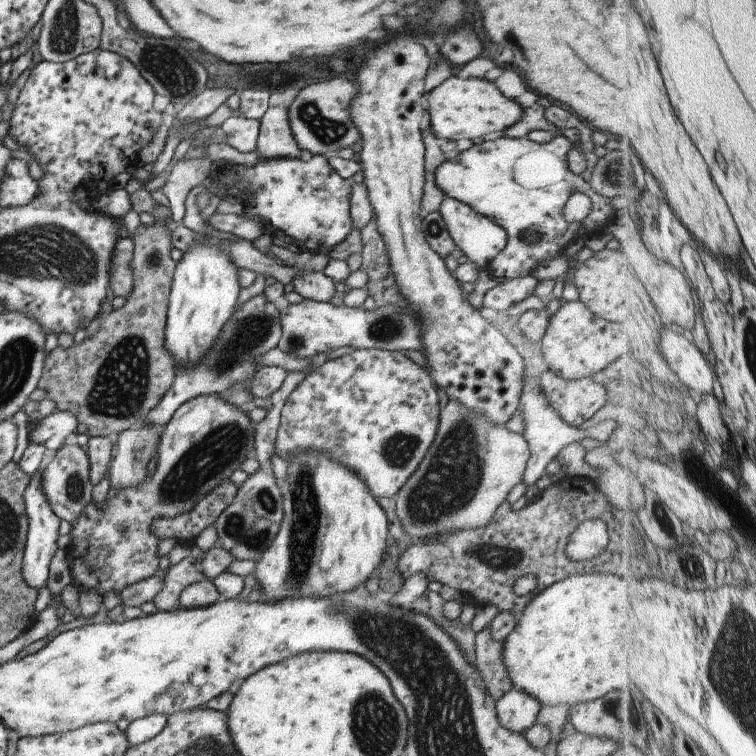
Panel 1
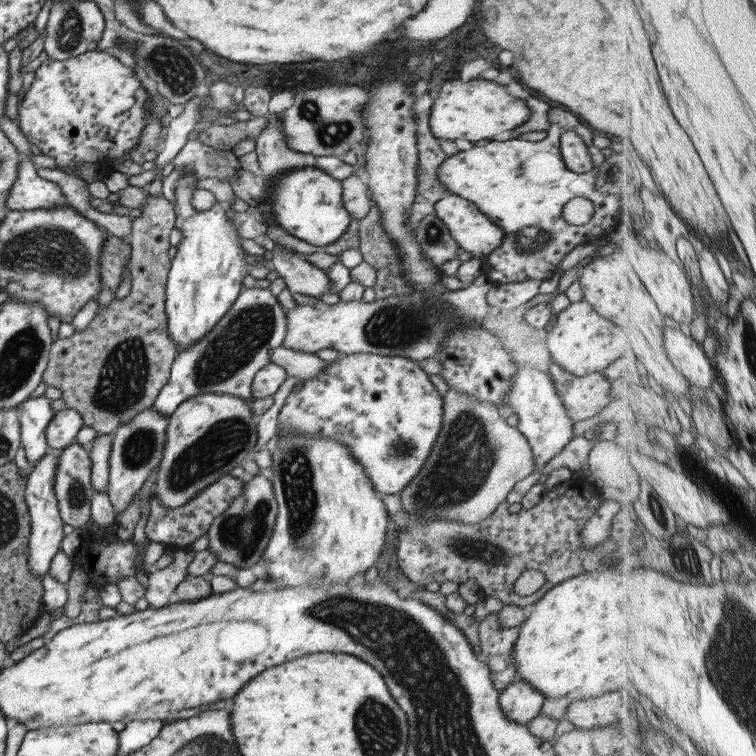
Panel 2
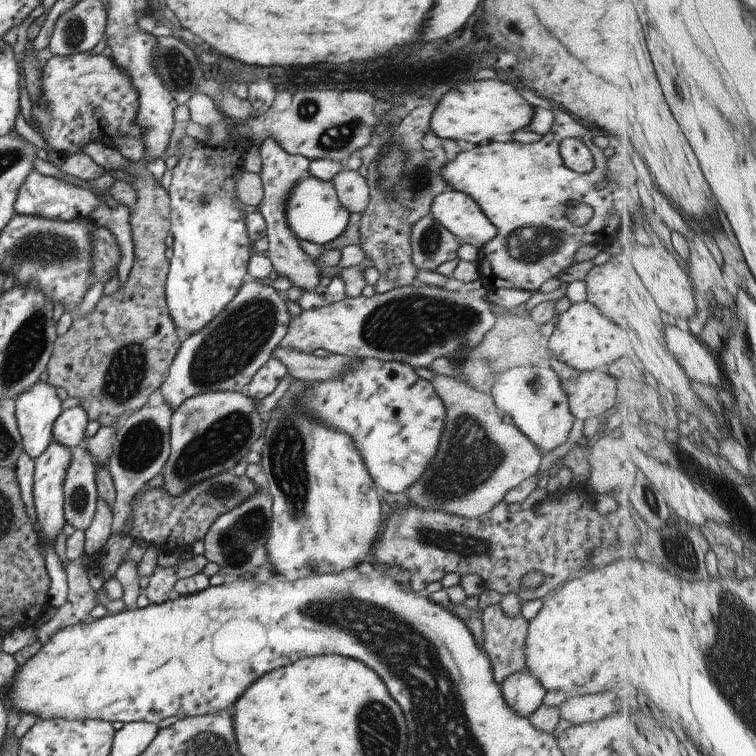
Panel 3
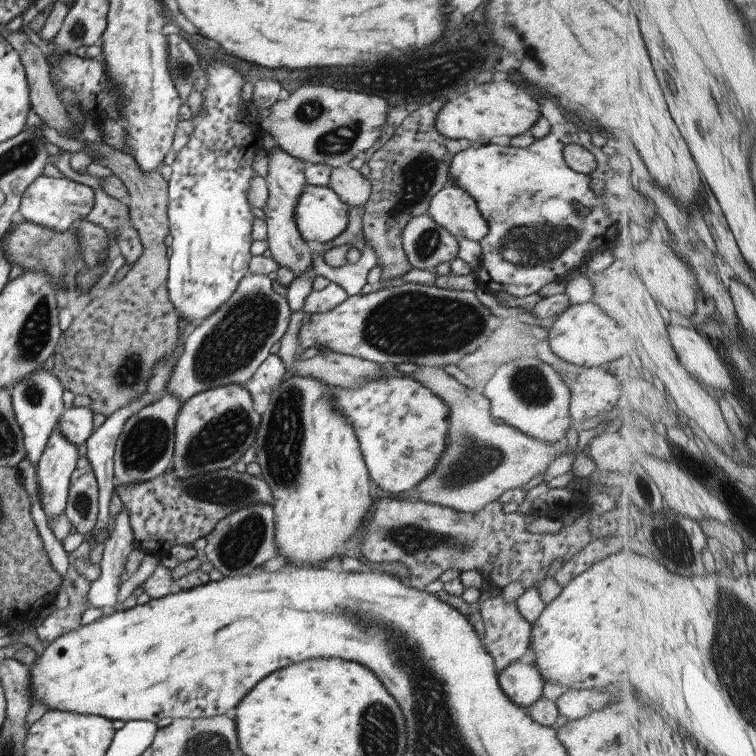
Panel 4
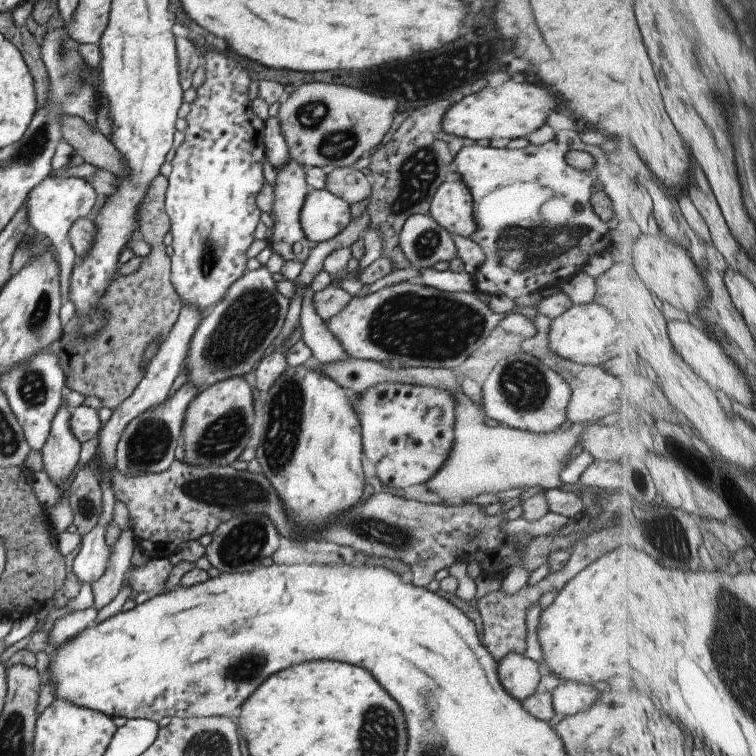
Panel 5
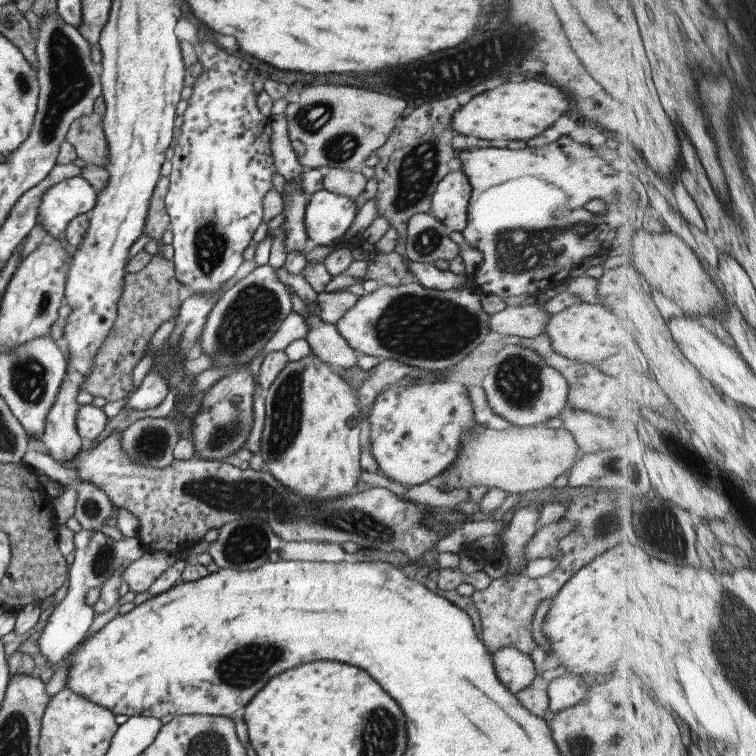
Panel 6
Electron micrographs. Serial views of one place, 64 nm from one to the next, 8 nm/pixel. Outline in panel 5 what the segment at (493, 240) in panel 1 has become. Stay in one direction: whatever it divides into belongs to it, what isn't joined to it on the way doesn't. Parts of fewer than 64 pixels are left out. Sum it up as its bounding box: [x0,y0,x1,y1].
[428,174,477,238]

